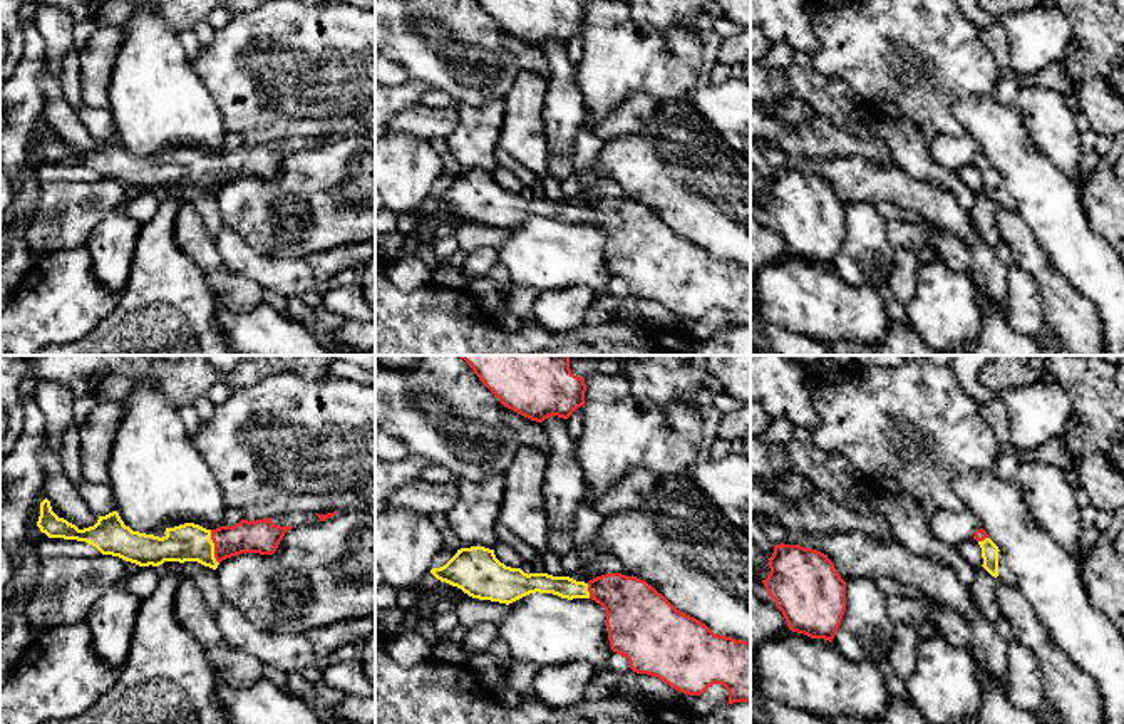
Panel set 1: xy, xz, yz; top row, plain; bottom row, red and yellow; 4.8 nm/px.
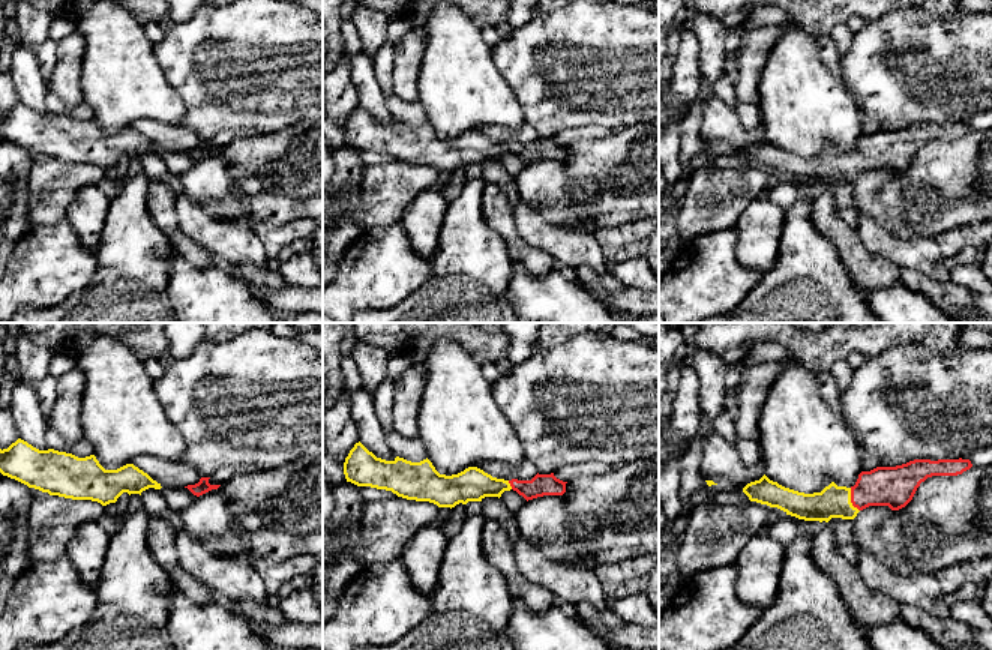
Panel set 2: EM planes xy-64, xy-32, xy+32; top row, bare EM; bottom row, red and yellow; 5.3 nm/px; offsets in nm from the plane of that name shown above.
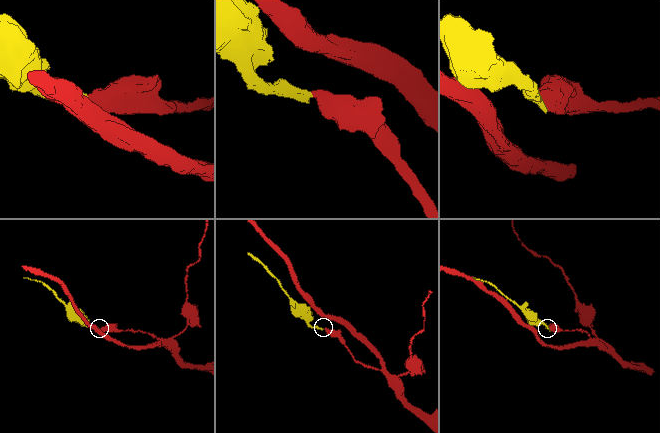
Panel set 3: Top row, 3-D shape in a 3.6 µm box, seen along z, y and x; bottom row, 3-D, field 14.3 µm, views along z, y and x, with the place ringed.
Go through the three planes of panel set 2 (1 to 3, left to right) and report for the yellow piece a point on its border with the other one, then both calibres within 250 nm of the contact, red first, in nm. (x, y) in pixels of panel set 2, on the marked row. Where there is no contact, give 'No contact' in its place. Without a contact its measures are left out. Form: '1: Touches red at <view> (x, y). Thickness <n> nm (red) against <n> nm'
1: No contact
2: Touches red at xy-32 (511, 485). Thickness 120 nm (red) against 180 nm
3: Touches red at xy+32 (851, 500). Thickness 220 nm (red) against 180 nm

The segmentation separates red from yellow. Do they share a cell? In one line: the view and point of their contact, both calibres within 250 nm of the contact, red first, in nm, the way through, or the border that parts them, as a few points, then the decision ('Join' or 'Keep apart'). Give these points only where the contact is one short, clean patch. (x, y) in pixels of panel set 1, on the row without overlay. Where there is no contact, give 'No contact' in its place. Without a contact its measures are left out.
Touches red at xy (215, 171). Thickness 160 nm (red) against 180 nm. Path across: xy (262, 161), (243, 161), (215, 171), (188, 166). Join

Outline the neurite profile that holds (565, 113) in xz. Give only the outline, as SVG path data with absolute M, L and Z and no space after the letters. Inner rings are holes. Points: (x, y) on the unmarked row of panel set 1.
M553 40L541 49L549 64L543 111L548 154L571 159L576 134L586 119L576 65L568 57L568 44Z

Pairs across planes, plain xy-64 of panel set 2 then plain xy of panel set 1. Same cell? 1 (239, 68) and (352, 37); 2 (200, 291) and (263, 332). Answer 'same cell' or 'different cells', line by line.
1: same cell
2: same cell

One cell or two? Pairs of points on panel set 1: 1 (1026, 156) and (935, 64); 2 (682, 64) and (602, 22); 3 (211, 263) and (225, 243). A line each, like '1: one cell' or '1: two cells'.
1: two cells
2: one cell
3: two cells

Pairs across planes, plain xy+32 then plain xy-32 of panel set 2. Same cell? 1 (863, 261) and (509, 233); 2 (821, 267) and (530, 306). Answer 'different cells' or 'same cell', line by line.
1: same cell
2: different cells

